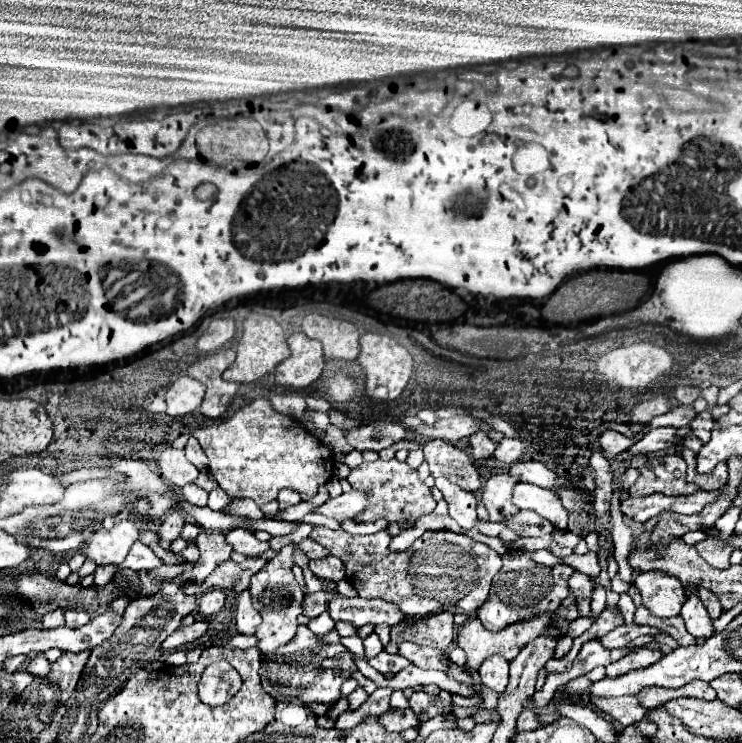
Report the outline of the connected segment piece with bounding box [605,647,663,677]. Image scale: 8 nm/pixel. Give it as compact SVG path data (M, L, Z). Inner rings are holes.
M645 647L635 649L635 651L631 651L627 657L623 657L623 659L619 659L619 661L607 665L607 667L605 667L605 669L607 669L607 677L619 677L619 675L623 675L623 673L627 673L627 671L641 669L641 667L649 667L649 665L657 663L661 657L663 657L661 651L649 651L649 649L645 649Z

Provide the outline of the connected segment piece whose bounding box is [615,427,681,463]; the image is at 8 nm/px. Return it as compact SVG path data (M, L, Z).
M661 427L661 429L653 429L649 433L645 433L633 447L629 447L627 451L619 453L615 457L617 463L627 463L631 457L637 455L647 455L651 451L659 451L659 449L669 449L673 445L681 443L681 439L675 439L675 429L673 427Z

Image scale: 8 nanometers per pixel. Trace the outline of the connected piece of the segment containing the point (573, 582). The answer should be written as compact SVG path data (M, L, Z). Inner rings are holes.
M575 571L573 577L569 579L569 591L575 595L575 605L579 605L577 611L581 617L591 615L591 589L593 589L593 583L589 575Z

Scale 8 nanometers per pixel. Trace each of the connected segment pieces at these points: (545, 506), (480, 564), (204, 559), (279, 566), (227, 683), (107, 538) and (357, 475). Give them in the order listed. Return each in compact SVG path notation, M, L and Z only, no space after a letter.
M517 483L513 489L513 503L519 509L531 509L537 515L551 521L557 529L567 527L569 511L563 507L559 495L555 491L543 489L531 483Z
M313 525L309 537L343 561L345 579L357 589L359 597L379 597L397 603L411 617L425 617L437 611L473 615L485 603L491 579L501 569L501 555L497 551L463 533L425 531L405 551L389 549L393 535L387 529L375 535L351 535L341 527L333 531L323 525Z
M201 531L197 535L197 547L201 551L201 557L191 563L193 569L185 571L183 577L187 583L201 585L213 571L219 567L219 563L225 563L233 551L233 547L225 541L225 535L221 531Z
M293 545L283 547L271 561L267 561L267 565L255 573L251 577L251 601L253 607L259 611L261 615L261 625L257 625L255 629L255 637L257 637L257 649L263 655L273 653L275 649L287 645L297 629L297 617L303 613L303 591L299 587L299 583L293 577Z
M221 659L205 667L199 681L199 699L207 705L229 701L241 688L241 676L229 661Z
M123 519L111 531L107 529L93 531L85 545L85 555L93 559L97 565L123 563L137 537L139 537L137 523Z
M377 459L373 463L361 463L351 471L347 477L353 489L361 489L369 493L369 507L357 515L357 523L361 521L377 521L377 519L387 519L387 521L417 521L421 515L431 513L435 509L435 499L431 495L431 489L419 481L419 475L415 469L411 469L407 463L399 463L397 459L383 461Z

